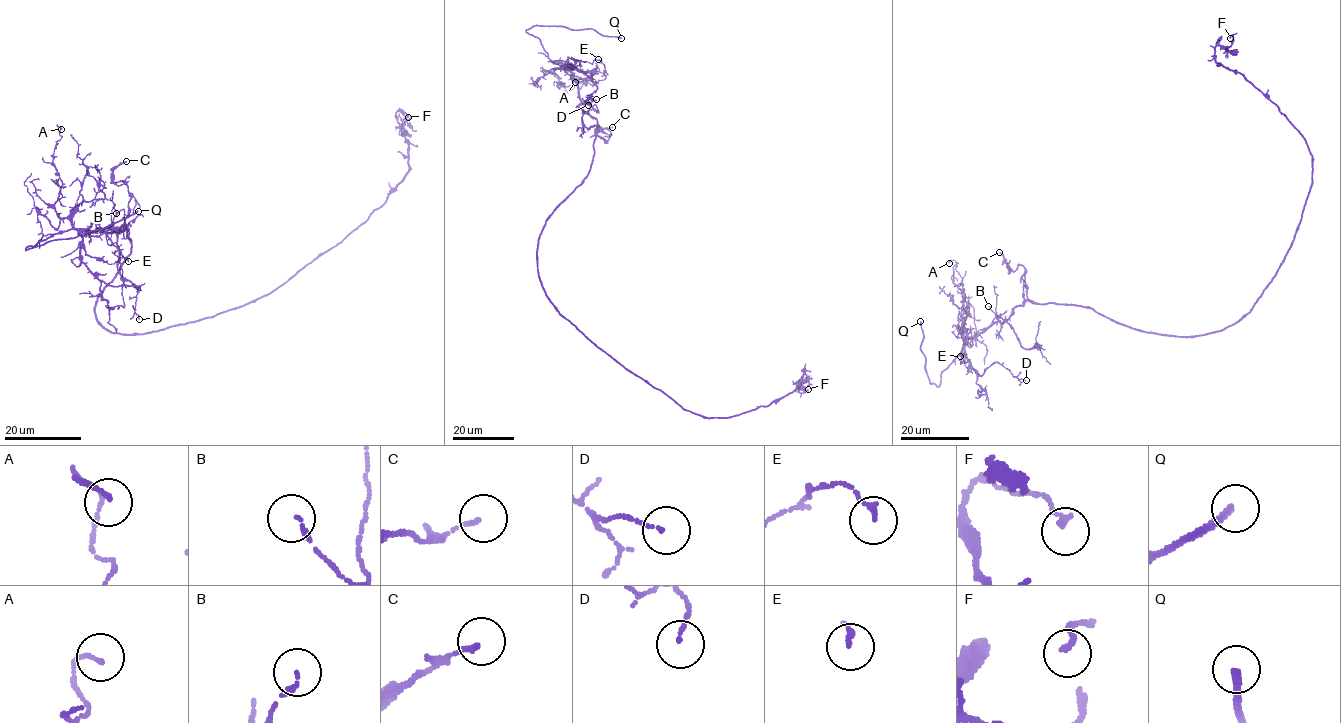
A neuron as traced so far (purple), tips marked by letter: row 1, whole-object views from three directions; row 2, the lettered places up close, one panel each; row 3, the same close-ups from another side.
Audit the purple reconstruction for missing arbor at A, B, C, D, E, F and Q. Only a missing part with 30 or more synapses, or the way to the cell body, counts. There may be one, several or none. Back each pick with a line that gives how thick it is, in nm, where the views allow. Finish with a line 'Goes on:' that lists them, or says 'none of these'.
Q: calibre 200 nm
Goes on: Q

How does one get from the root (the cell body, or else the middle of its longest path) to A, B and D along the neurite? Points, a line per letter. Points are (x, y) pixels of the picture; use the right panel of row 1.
A: (1215, 332), (1144, 332), (1086, 307), (1027, 300), (965, 341), (968, 300), (956, 262), (949, 263)
B: (1215, 332), (1177, 337), (1144, 332), (1086, 307), (1027, 300), (1015, 306), (1003, 322), (988, 306)
D: (1215, 332), (1144, 332), (1086, 307), (1026, 300), (964, 348), (978, 375), (997, 361), (1026, 380)

